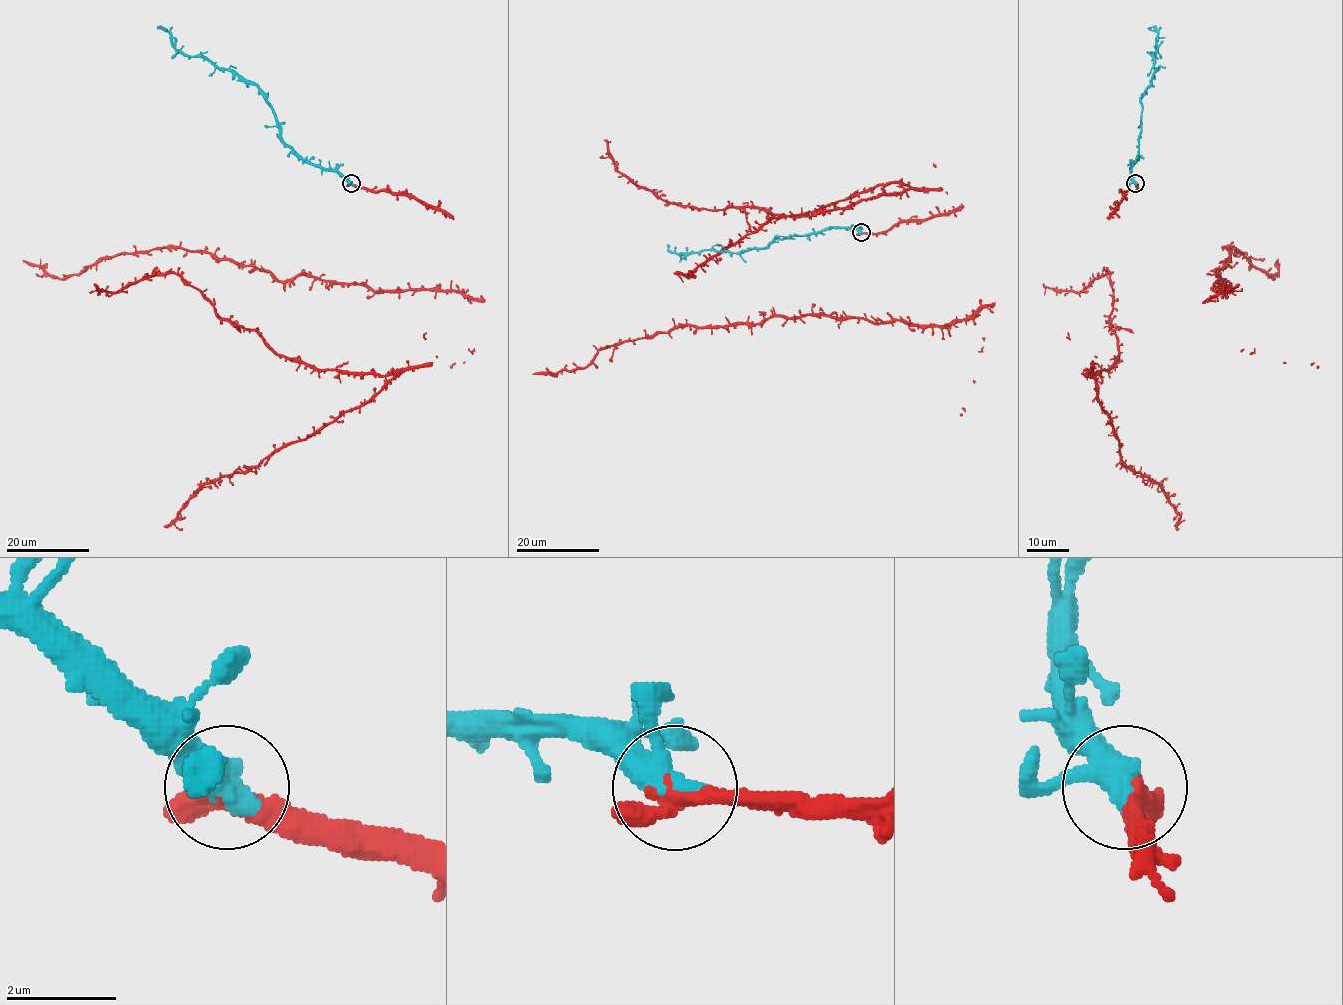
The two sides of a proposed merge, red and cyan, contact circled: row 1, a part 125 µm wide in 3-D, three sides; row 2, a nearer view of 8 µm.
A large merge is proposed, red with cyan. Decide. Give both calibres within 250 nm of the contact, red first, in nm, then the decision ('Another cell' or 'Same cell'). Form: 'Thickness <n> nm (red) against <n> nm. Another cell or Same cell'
Thickness 360 nm (red) against 440 nm. Same cell

